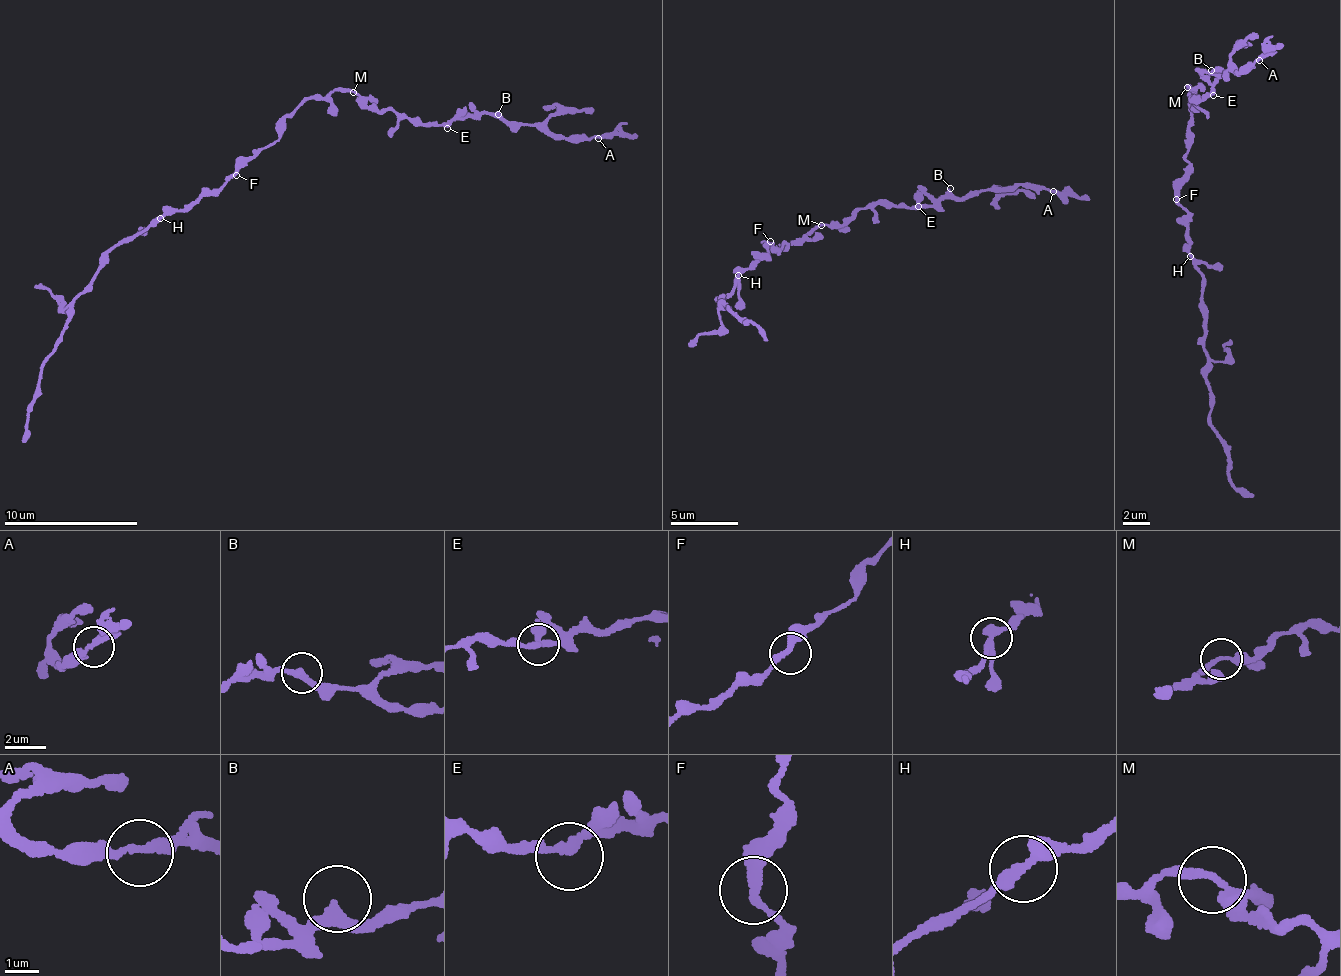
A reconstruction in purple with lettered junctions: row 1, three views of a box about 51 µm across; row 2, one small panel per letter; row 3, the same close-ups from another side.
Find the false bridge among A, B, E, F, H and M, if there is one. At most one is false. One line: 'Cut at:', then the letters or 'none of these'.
Cut at: none of these

